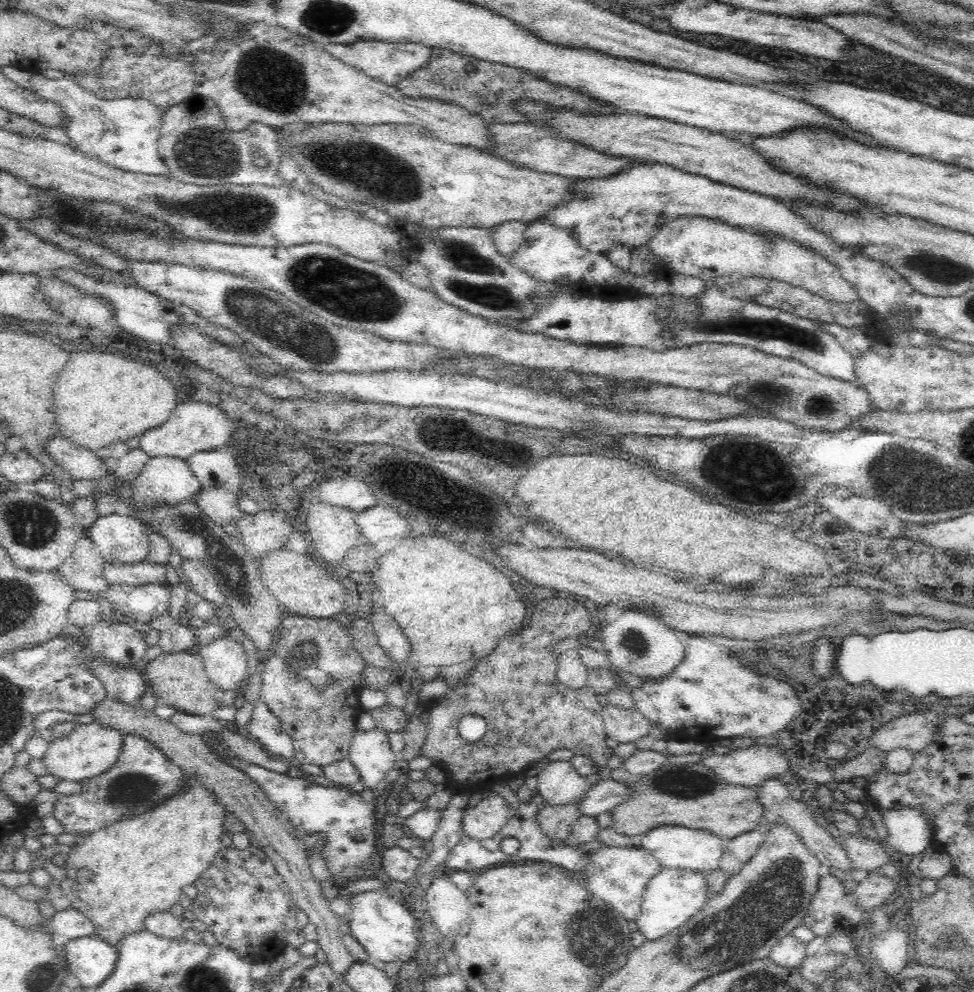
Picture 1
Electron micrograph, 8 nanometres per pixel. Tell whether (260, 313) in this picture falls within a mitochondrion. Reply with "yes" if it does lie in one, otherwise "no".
yes

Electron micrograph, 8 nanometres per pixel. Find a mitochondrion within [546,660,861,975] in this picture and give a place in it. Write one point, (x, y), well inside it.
(774, 897)

